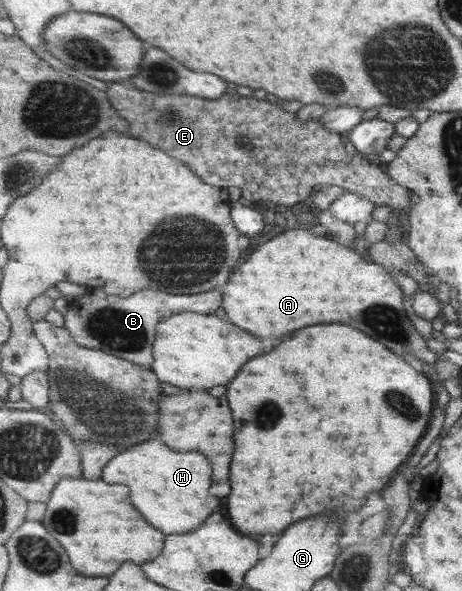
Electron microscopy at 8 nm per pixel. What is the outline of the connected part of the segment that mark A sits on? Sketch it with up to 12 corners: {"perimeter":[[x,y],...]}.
{"perimeter":[[290,229],[233,273],[223,309],[261,339],[353,325],[438,358],[384,266]]}

